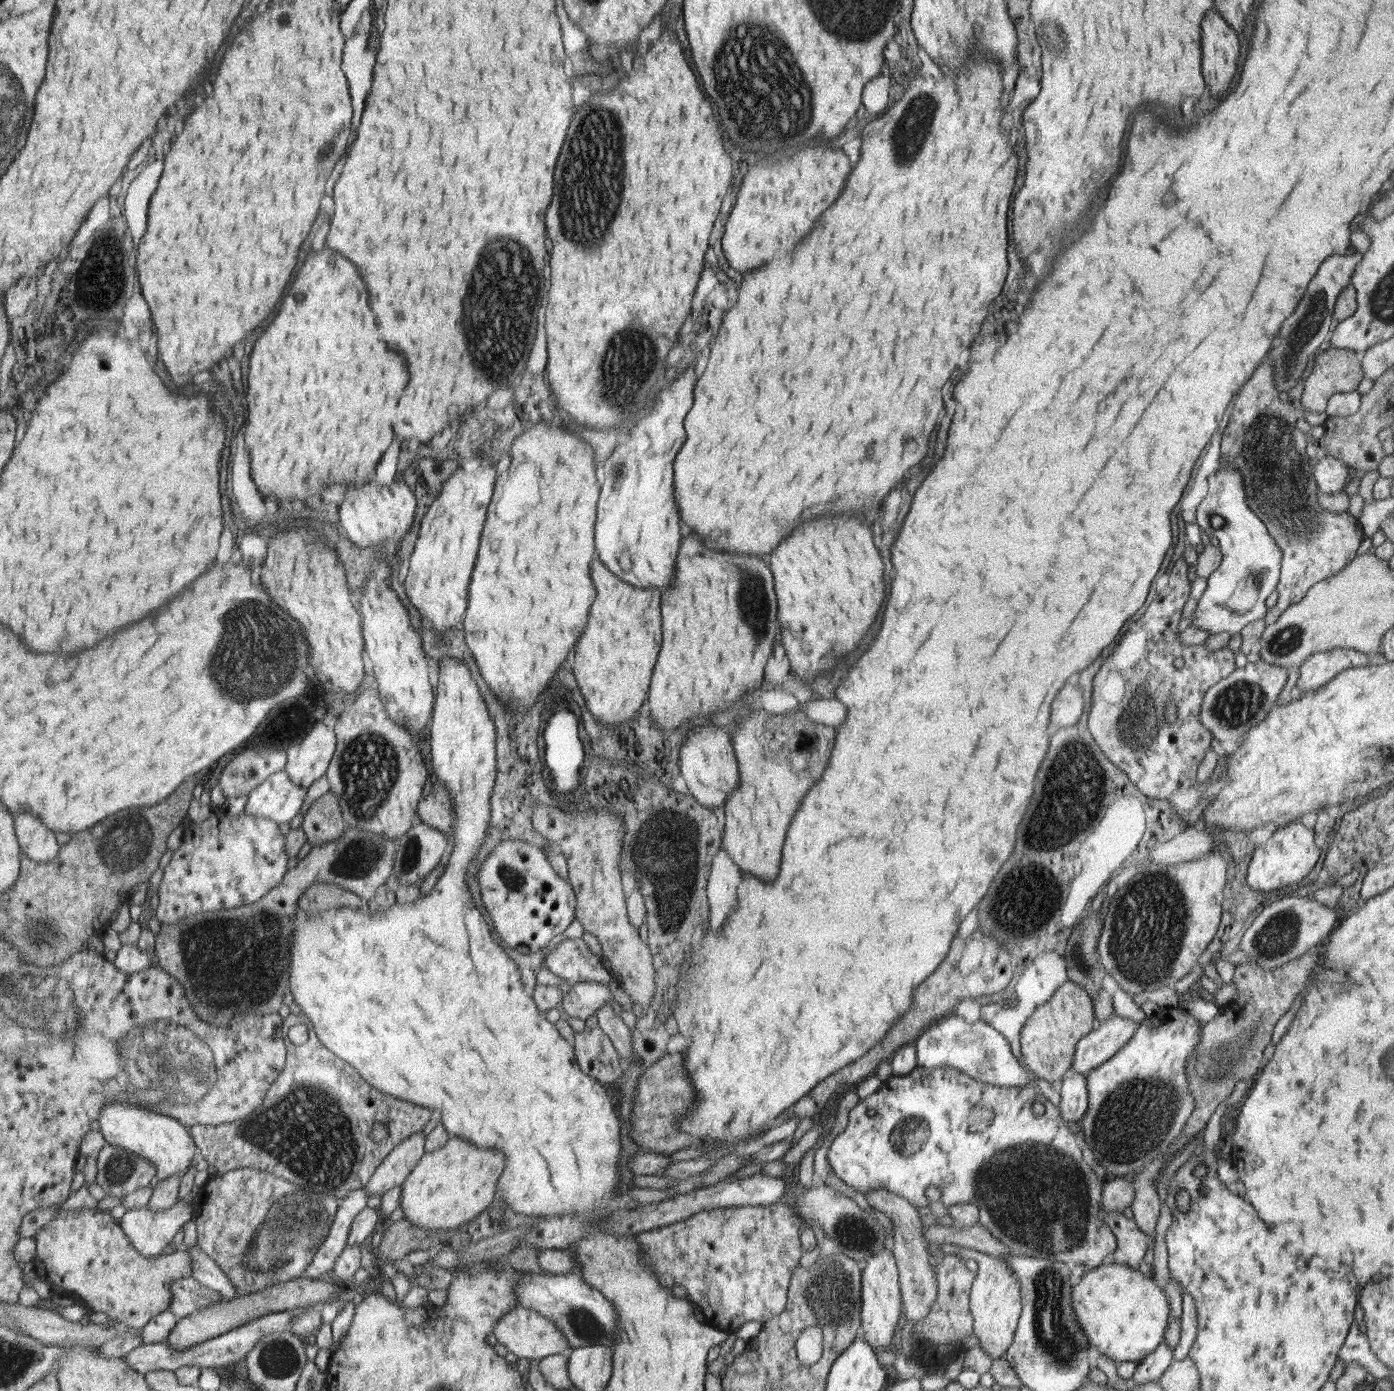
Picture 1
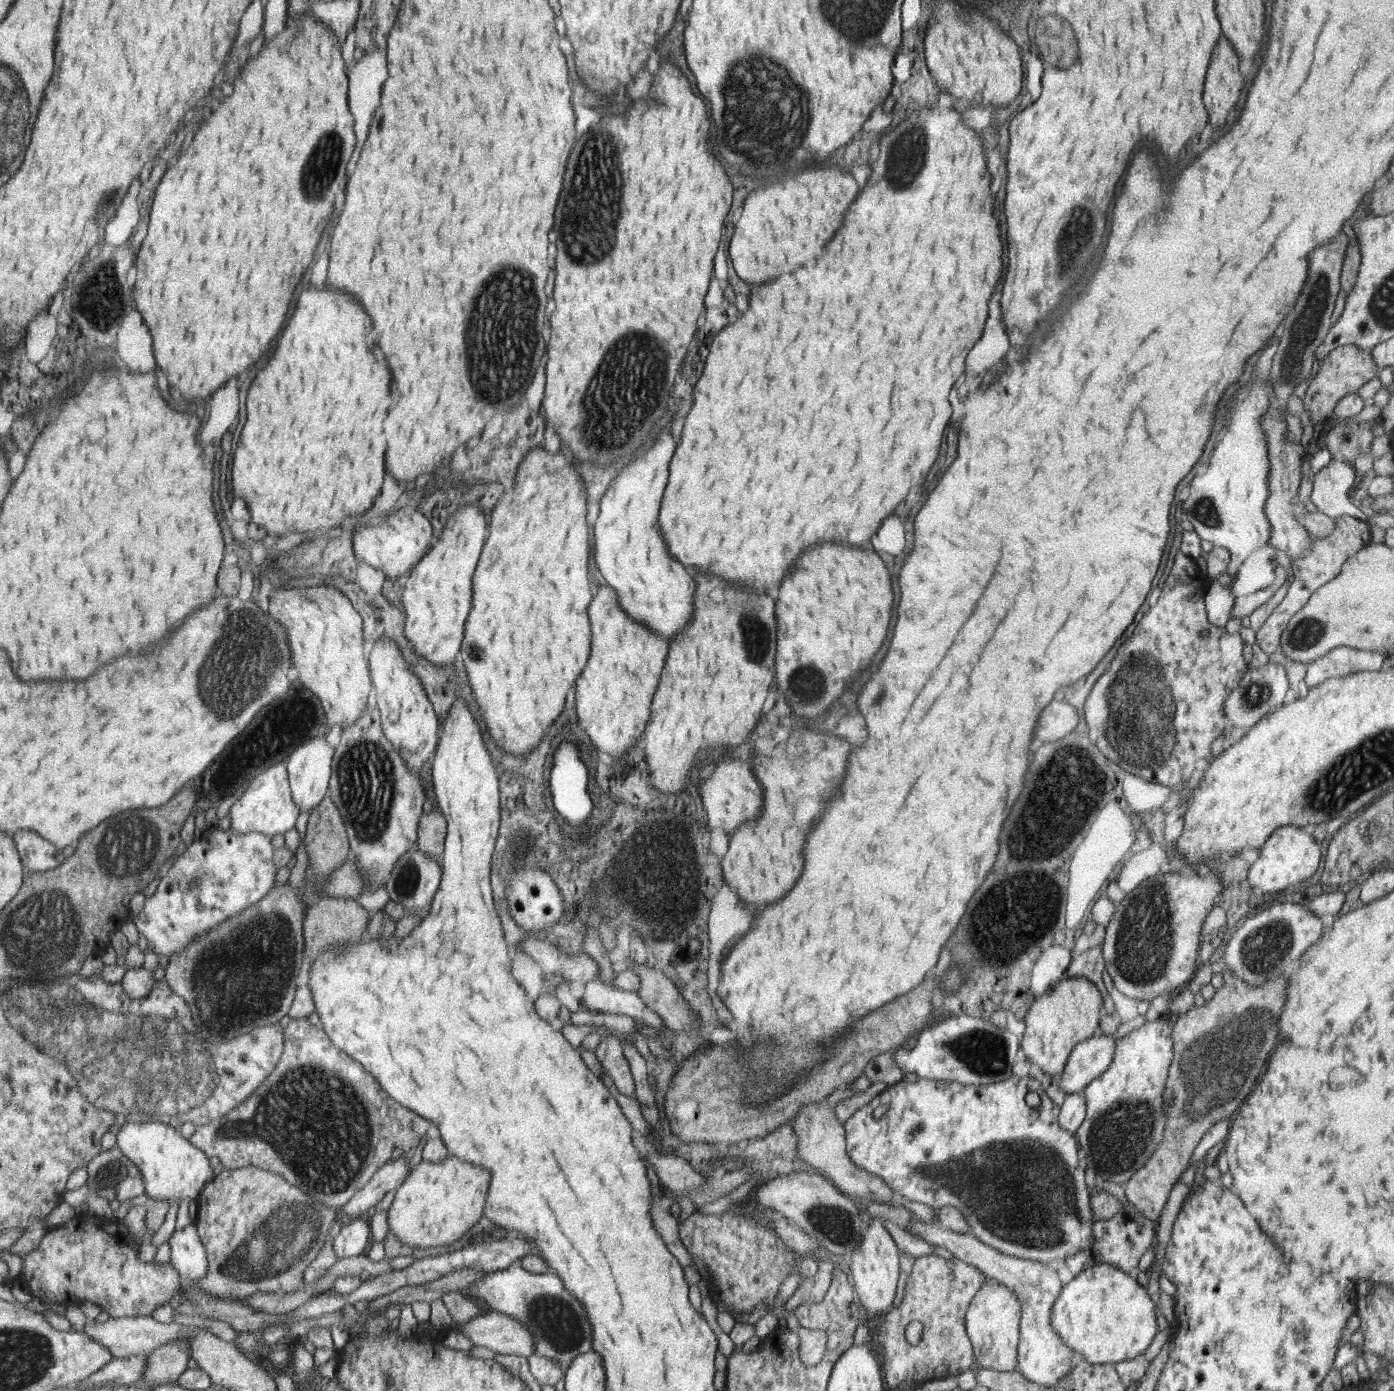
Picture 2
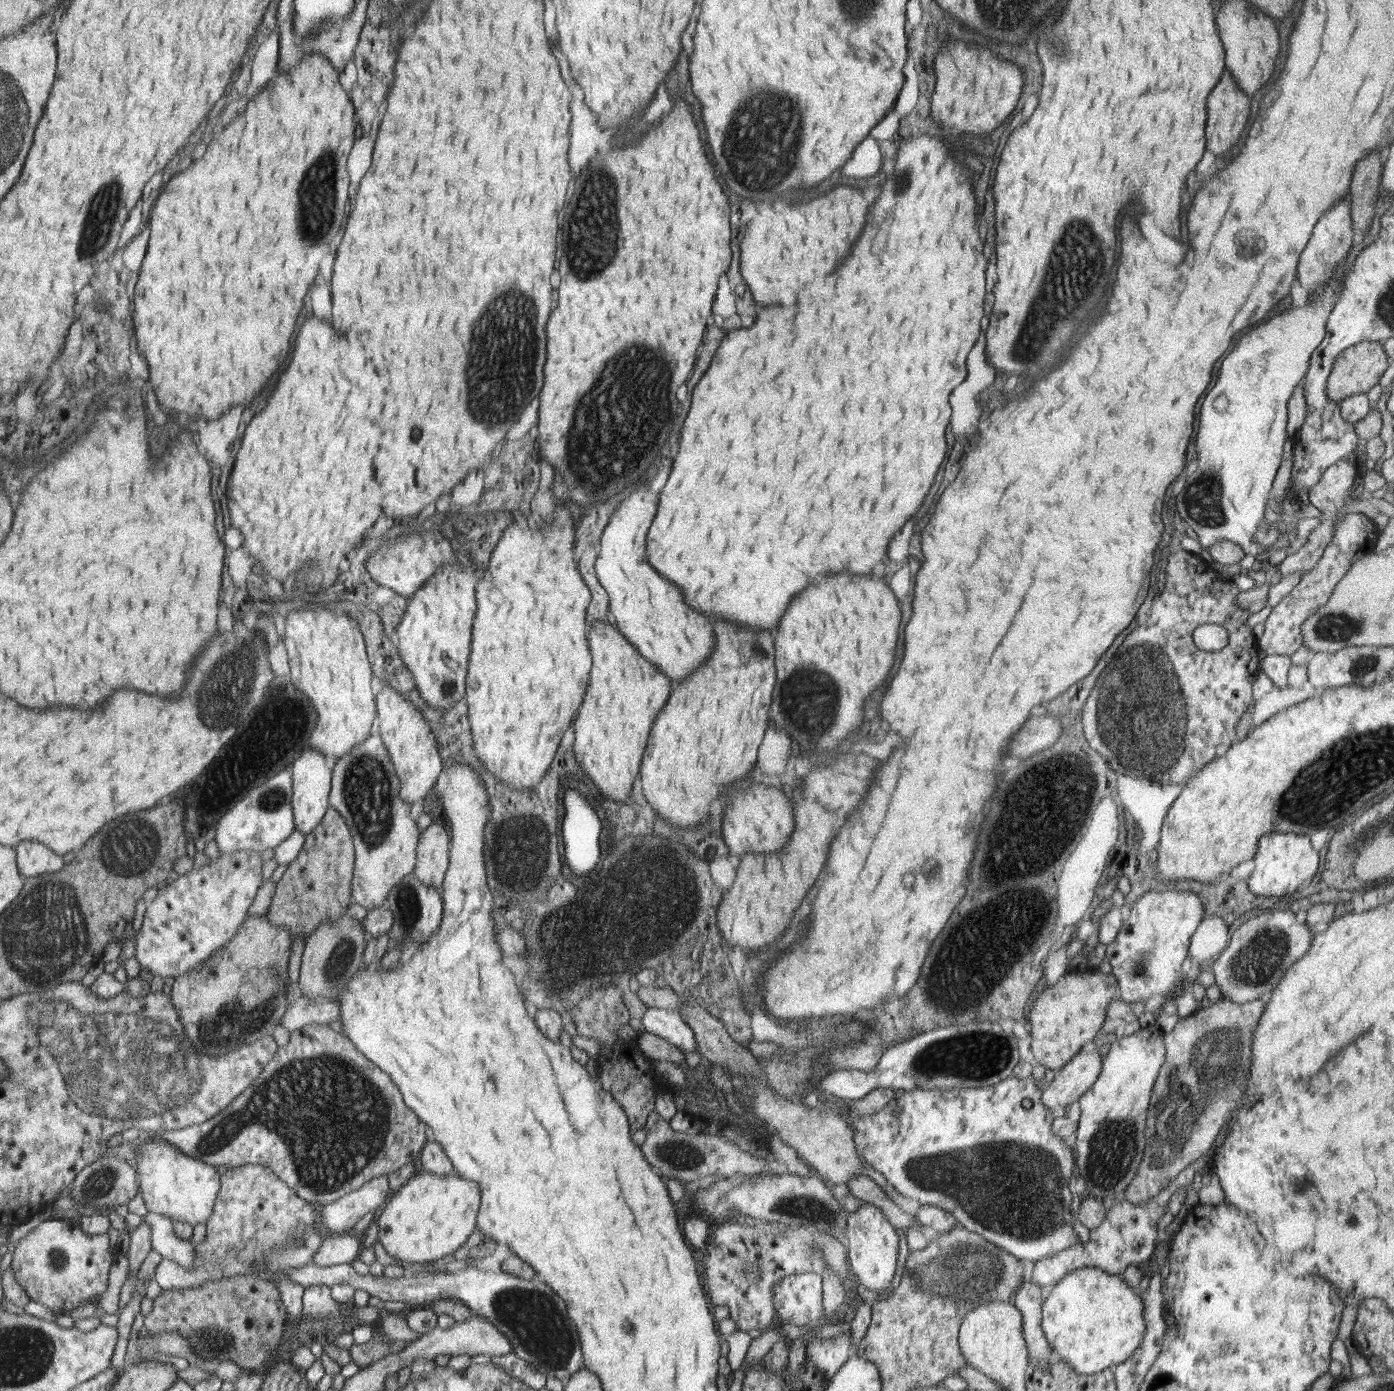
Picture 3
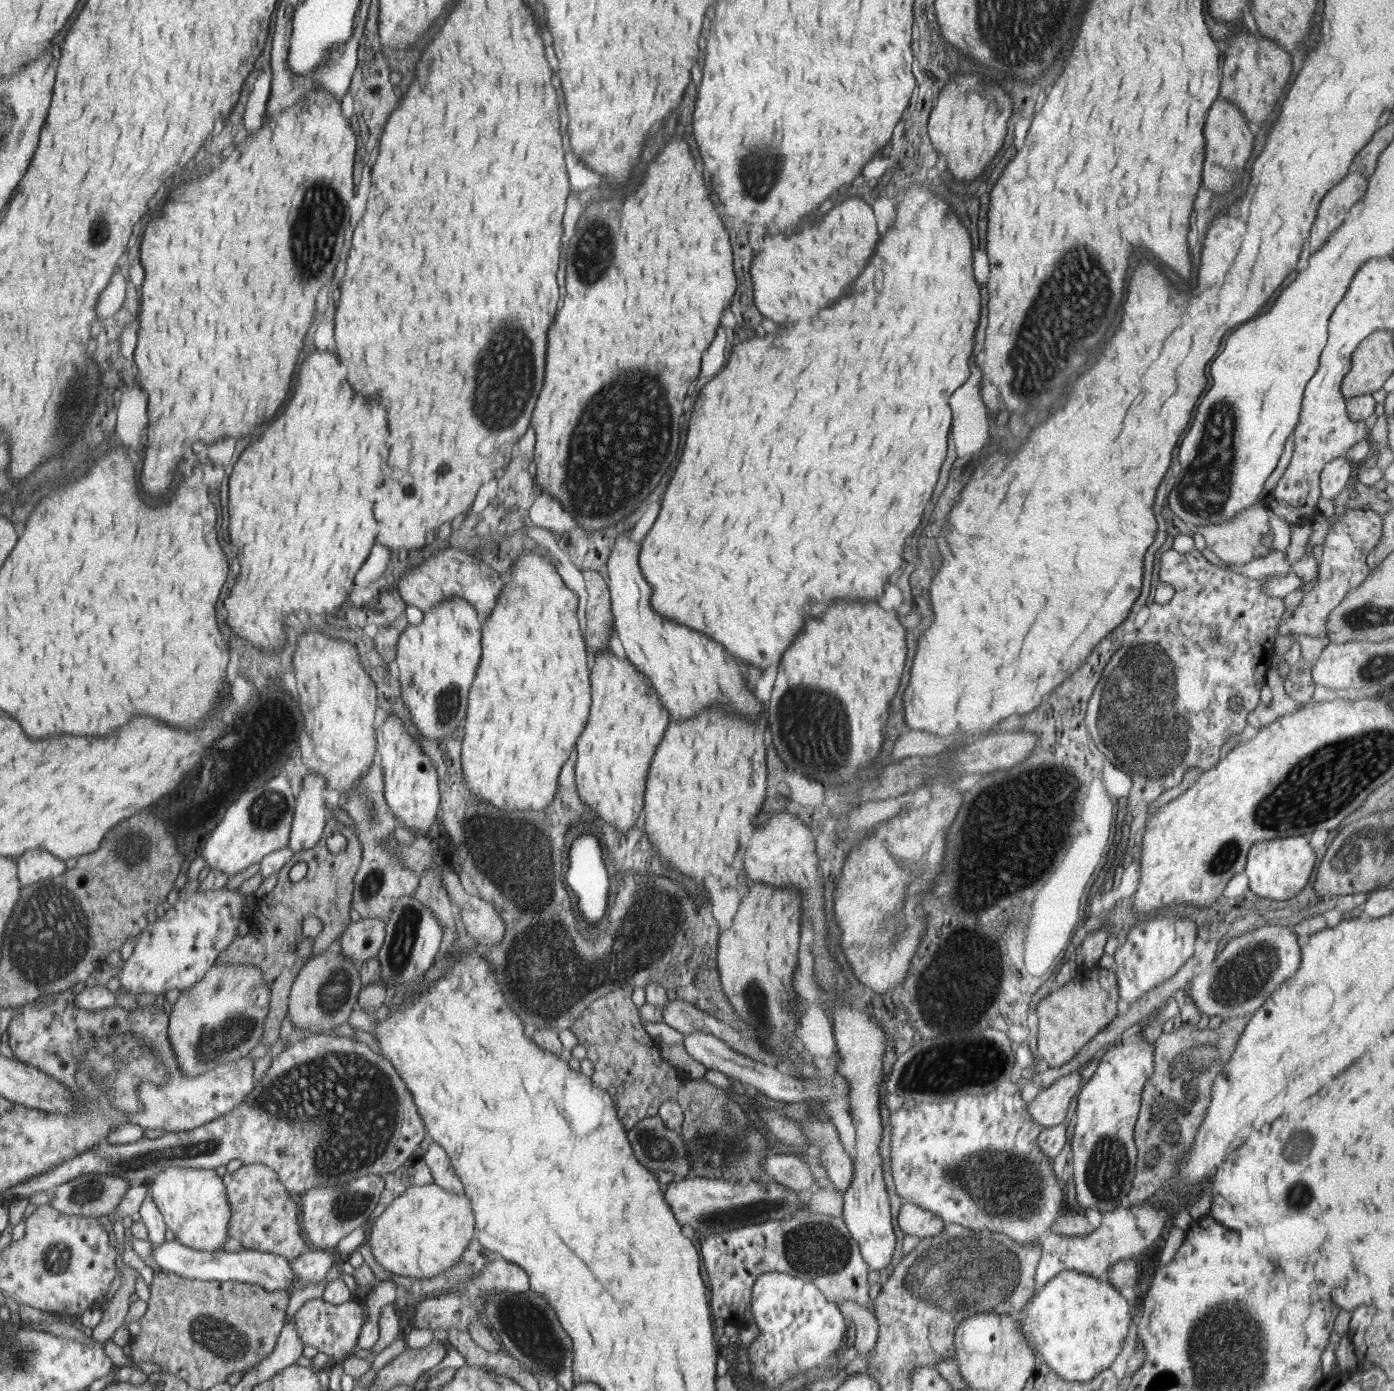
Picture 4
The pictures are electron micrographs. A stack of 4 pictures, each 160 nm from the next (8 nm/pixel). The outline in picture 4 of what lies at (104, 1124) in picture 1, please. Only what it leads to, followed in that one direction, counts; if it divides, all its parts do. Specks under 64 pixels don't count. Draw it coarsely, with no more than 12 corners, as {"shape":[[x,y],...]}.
{"shape":[[167,1168],[147,1188],[177,1242],[222,1251],[230,1202],[216,1169]]}

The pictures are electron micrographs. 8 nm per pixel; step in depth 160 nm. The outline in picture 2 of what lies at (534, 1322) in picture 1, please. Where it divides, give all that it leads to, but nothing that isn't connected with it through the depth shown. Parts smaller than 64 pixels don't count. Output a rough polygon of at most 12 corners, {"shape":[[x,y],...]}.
{"shape":[[489,1311],[446,1329],[461,1330],[496,1355],[536,1355],[530,1329]]}

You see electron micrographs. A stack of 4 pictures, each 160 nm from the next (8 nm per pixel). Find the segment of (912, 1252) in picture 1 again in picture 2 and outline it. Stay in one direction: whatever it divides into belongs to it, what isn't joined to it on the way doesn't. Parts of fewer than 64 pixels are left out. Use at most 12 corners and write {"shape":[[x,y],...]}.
{"shape":[[810,1103],[790,1123],[798,1156],[842,1193],[893,1190],[846,1150],[834,1107]]}

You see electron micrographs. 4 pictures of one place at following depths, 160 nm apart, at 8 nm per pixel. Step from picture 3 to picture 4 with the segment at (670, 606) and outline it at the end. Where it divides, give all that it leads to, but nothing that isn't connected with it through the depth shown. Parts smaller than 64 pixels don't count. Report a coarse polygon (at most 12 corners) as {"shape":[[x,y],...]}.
{"shape":[[633,522],[605,575],[614,632],[670,721],[765,706],[718,642],[653,611]]}

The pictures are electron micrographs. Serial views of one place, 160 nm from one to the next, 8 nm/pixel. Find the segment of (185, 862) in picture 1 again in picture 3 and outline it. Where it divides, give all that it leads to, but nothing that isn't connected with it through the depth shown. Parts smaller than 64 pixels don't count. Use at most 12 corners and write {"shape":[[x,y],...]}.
{"shape":[[262,852],[208,859],[158,888],[135,958],[177,978],[233,940]]}

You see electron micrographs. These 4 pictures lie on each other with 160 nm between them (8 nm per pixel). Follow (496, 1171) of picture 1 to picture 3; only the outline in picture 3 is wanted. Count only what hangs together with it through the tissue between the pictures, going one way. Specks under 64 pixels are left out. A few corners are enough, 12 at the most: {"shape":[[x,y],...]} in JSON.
{"shape":[[422,1170],[377,1213],[399,1262],[452,1254],[476,1228],[477,1182]]}

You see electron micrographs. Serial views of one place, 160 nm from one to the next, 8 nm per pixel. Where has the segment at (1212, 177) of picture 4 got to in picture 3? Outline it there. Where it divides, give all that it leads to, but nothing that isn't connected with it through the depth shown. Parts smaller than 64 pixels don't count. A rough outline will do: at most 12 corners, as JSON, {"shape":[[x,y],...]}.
{"shape":[[1225,68],[1207,98],[1206,146],[1226,156],[1240,142],[1250,101]]}

